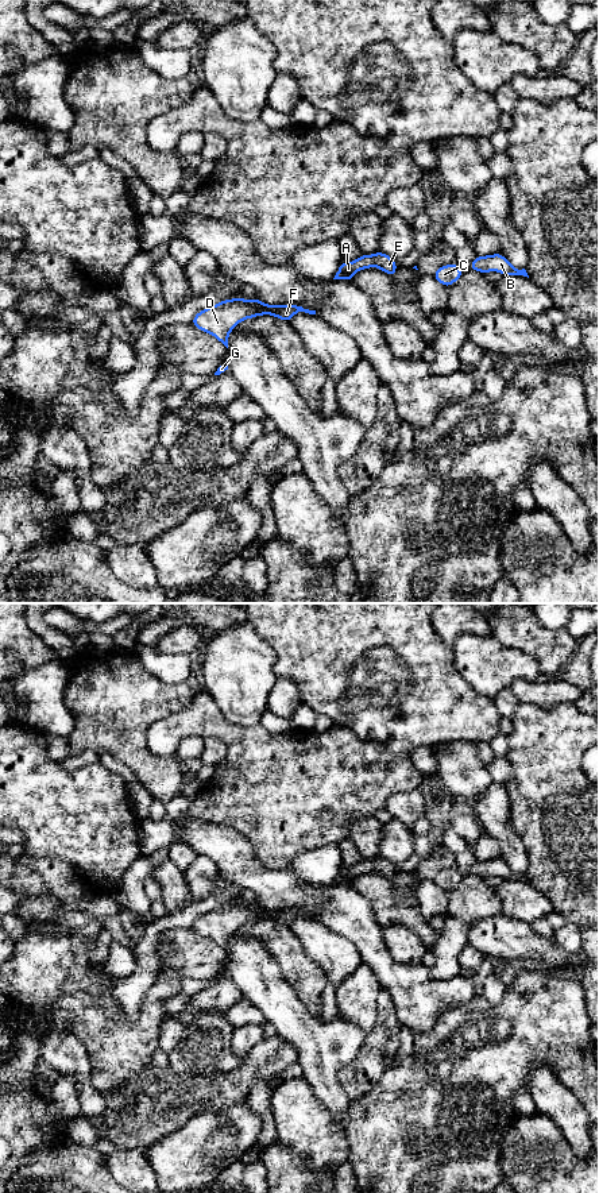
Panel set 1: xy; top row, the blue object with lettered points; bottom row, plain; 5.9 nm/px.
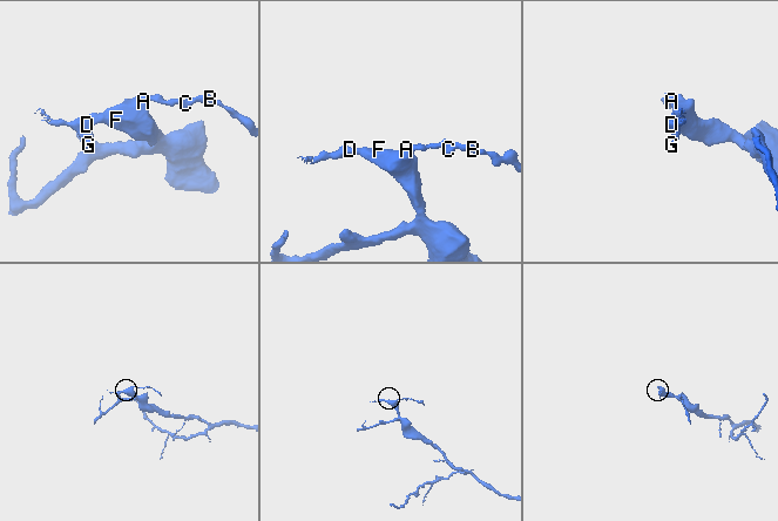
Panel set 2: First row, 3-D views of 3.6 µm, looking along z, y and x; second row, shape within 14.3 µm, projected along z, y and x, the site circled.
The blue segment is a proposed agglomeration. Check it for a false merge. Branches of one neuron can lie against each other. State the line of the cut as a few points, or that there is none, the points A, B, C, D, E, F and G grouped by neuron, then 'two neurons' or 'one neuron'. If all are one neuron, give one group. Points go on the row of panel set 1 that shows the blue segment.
no cut; A B C D E F G; one neuron

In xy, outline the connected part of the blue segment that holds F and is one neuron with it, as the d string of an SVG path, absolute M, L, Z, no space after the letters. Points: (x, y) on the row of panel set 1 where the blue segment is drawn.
M258 297L254 300L232 298L224 300L208 309L198 312L192 324L206 333L213 335L228 348L229 332L243 320L271 314L283 321L298 313L316 314L316 310L304 309L300 305L267 305Z

